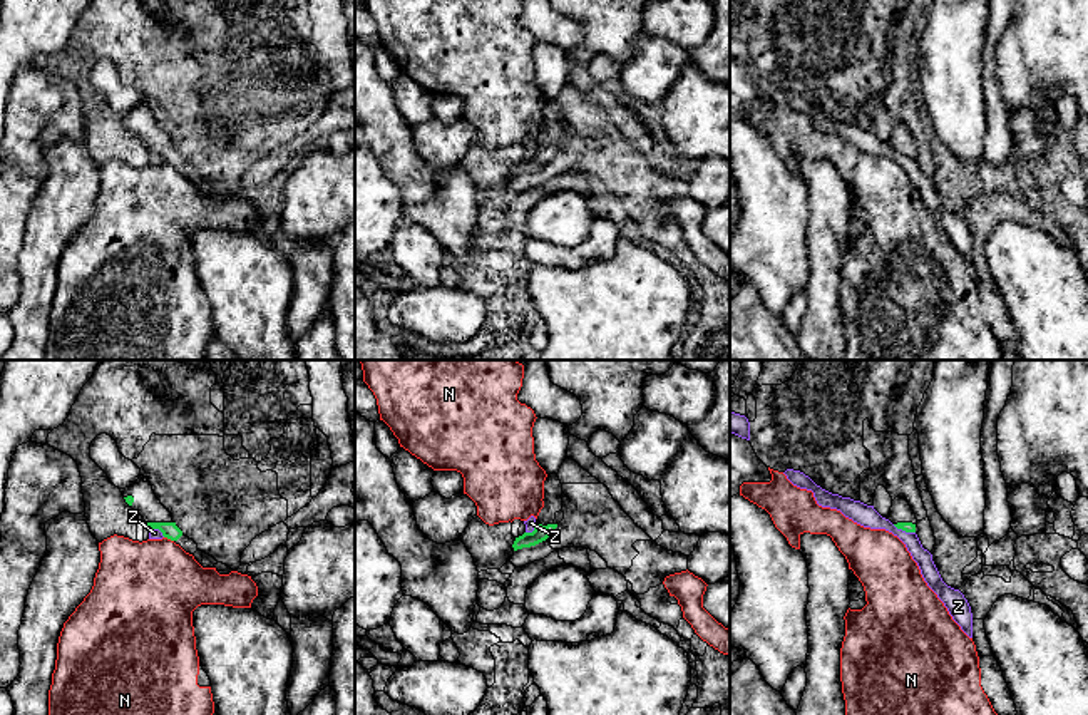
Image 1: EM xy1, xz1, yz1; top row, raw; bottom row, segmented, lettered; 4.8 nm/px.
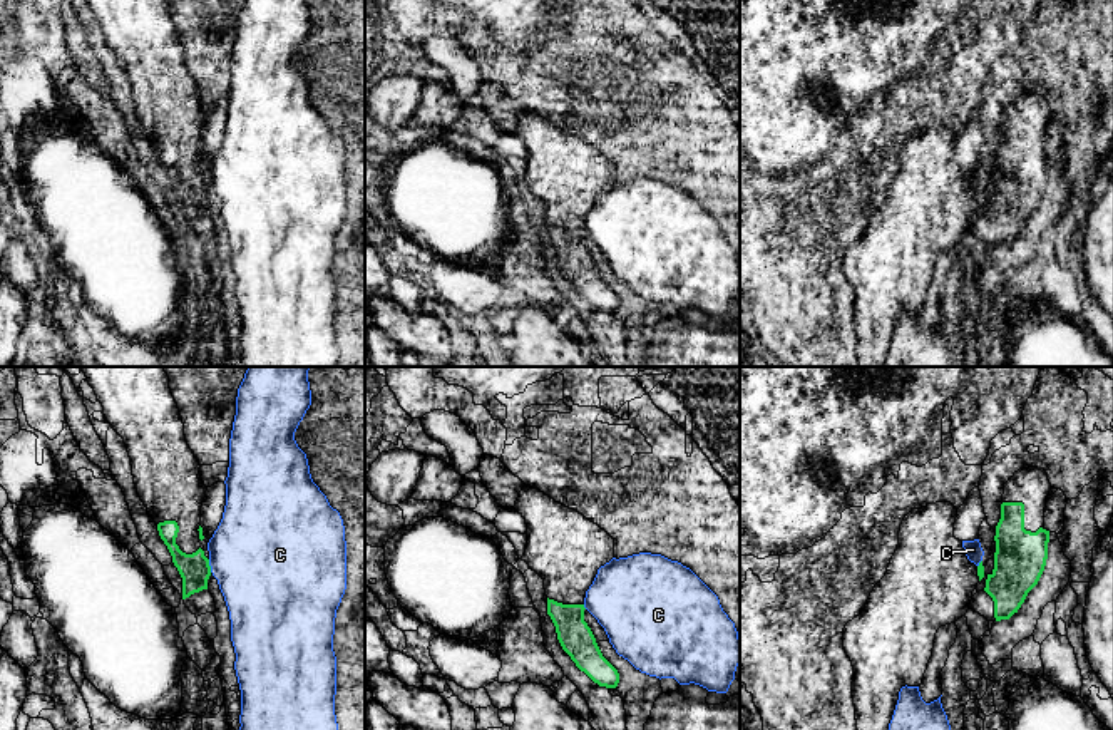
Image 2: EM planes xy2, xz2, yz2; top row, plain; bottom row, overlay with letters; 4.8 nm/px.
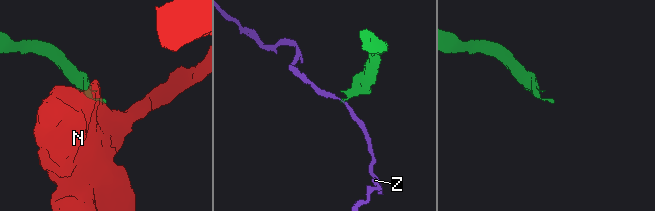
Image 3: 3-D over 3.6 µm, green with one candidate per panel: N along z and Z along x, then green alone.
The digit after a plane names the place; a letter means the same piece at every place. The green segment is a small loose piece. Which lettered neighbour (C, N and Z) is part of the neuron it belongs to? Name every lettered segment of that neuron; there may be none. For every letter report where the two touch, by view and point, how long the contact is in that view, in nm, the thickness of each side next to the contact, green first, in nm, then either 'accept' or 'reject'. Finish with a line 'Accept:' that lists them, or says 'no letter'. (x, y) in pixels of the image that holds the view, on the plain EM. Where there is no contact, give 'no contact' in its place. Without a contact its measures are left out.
C: contact xy2 (210, 191); length 70 nm; calibres 150 and 480 nm; reject
N: contact xy1 (169, 163); length 50 nm; calibres 80 and 440 nm; reject
Z: contact yz1 (904, 154); length 120 nm; calibres 50 and 100 nm; reject
Accept: no letter

